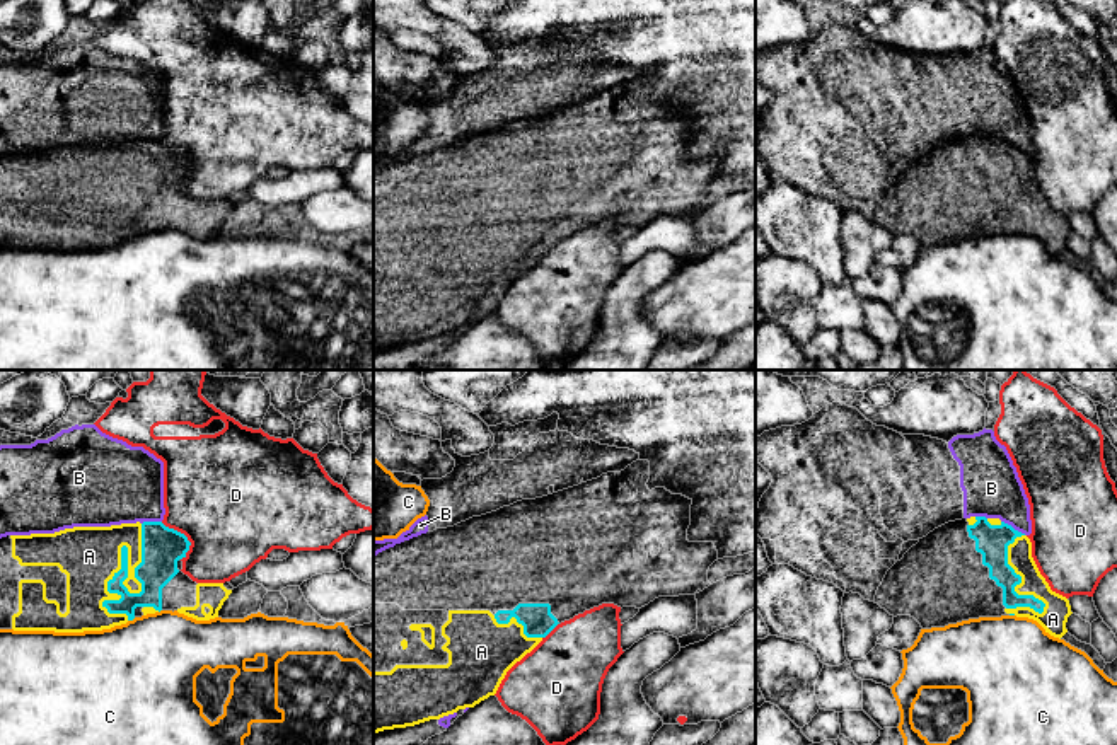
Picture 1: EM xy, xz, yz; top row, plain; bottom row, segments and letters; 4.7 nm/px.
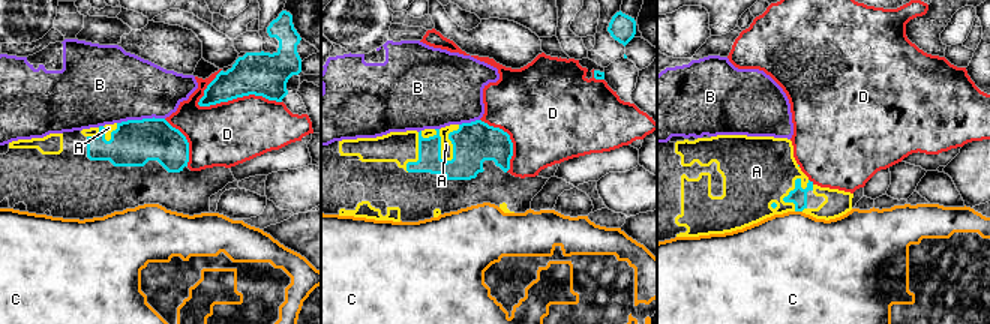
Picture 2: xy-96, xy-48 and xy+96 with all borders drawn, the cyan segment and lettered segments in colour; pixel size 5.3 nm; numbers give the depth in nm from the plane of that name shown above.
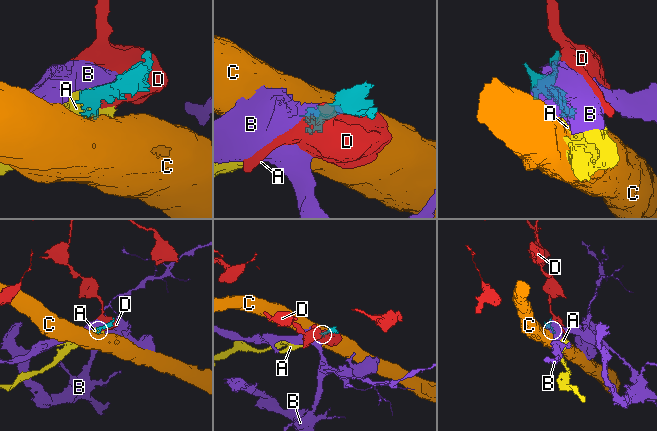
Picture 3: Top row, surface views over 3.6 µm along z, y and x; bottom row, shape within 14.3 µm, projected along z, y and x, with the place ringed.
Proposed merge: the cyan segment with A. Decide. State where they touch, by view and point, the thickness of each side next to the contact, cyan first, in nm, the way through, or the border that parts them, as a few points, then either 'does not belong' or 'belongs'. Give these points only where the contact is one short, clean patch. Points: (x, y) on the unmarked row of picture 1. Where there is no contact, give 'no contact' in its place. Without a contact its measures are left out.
meets cyan in xy at (127, 173); 190 nm thick on the cyan side, 280 nm on the other; belongs

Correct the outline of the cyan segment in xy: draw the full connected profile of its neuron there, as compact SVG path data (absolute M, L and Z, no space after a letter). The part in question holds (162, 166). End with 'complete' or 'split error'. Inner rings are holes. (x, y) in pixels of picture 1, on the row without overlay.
M136 140L111 145L73 145L55 152L7 153L0 157L0 247L84 251L126 242L160 228L177 228L196 239L218 235L234 205L196 201L182 188L188 155L162 140Z; split error

